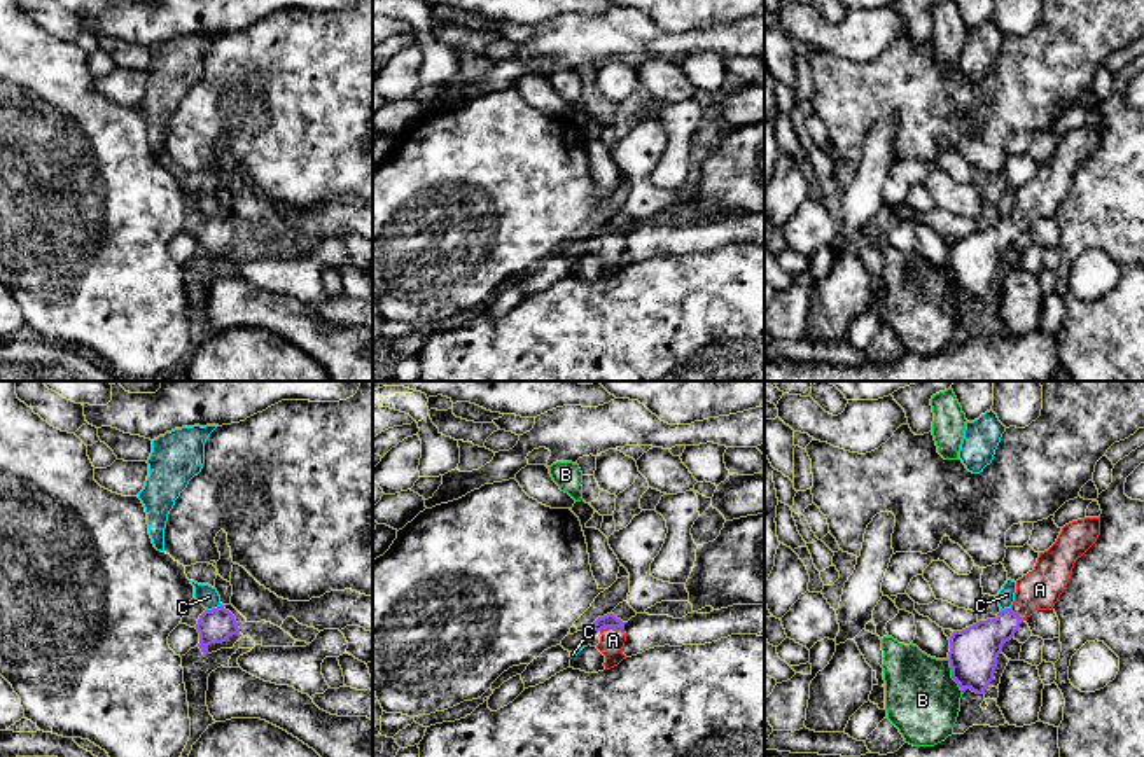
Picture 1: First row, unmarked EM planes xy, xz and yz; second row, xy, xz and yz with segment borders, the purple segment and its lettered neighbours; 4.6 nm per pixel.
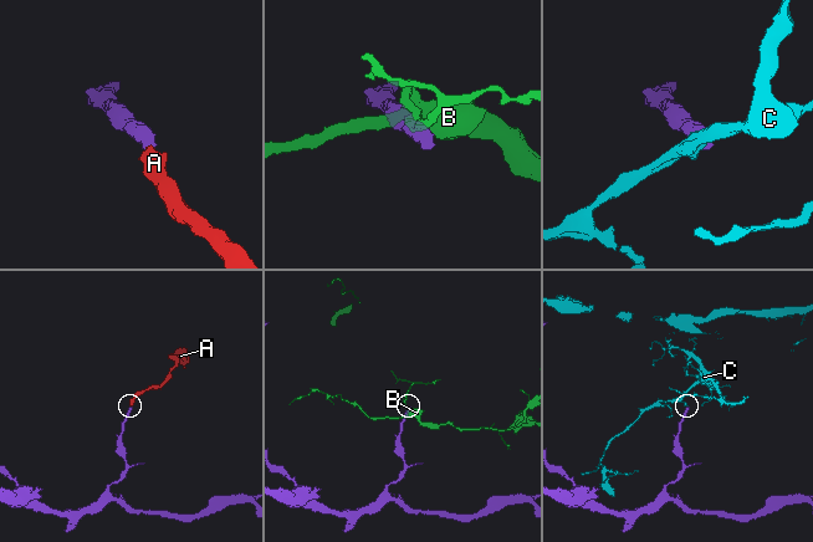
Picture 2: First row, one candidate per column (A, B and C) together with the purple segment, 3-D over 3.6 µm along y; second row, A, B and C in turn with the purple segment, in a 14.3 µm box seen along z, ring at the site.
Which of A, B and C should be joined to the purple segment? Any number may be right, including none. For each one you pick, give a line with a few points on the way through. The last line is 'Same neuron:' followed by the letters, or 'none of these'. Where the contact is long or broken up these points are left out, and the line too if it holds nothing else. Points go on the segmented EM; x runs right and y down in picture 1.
A: Path across: xz (607, 621), (611, 626), (613, 640)
Same neuron: A

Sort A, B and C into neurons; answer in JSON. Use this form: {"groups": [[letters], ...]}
{"groups": [["A"], ["B"], ["C"]]}

